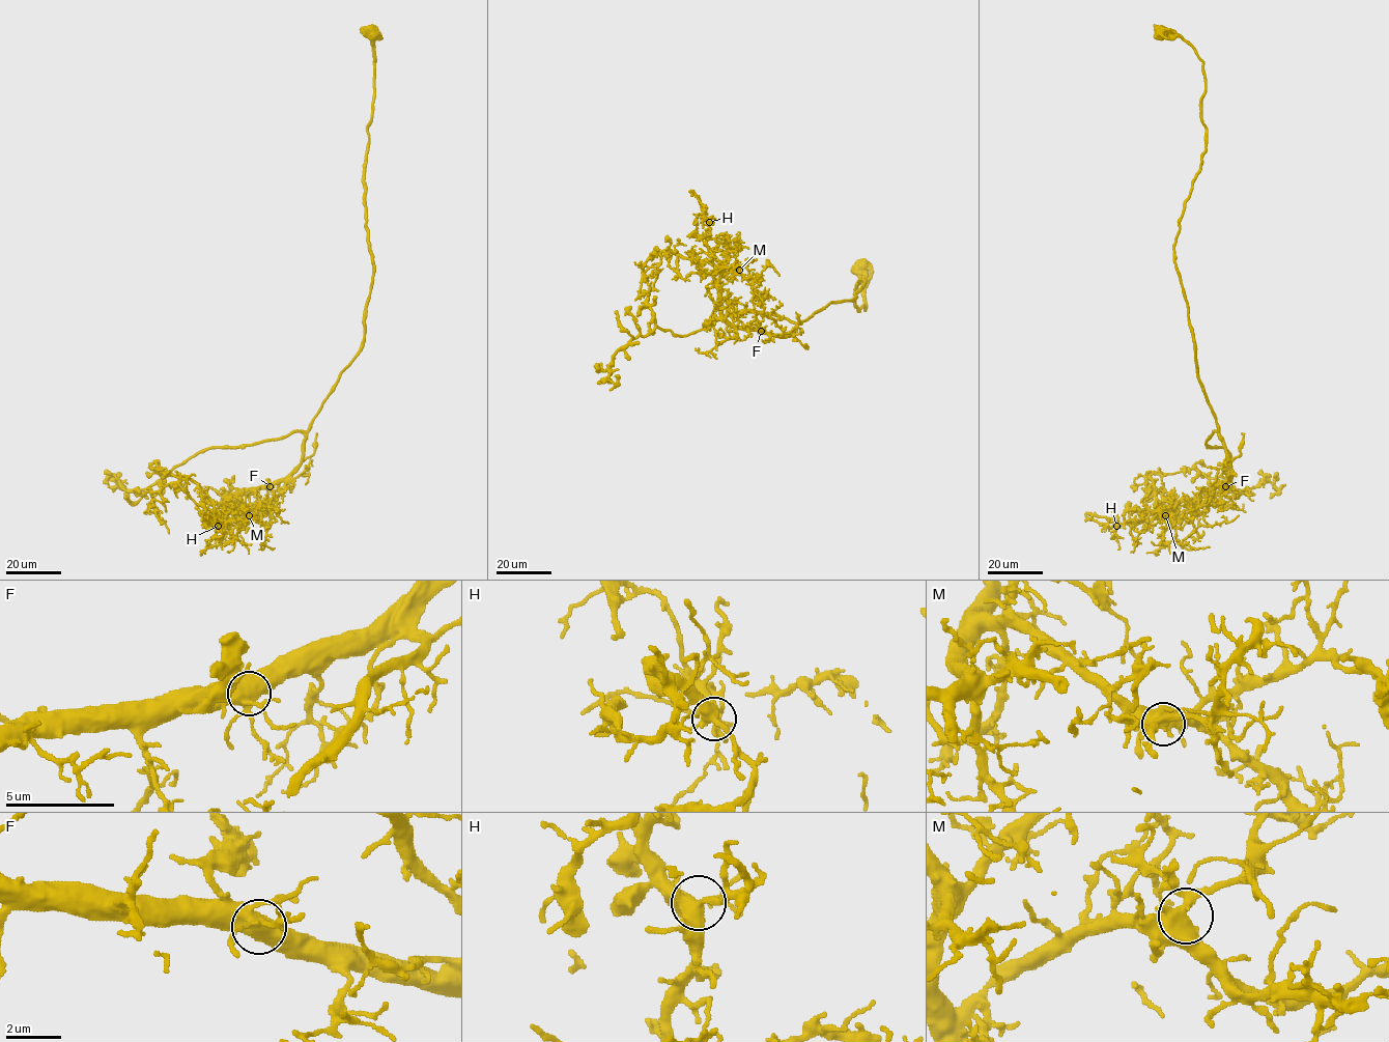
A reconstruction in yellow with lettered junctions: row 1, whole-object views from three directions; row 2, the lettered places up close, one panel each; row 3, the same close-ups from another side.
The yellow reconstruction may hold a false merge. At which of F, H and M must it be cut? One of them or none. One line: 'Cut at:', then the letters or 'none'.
Cut at: none

